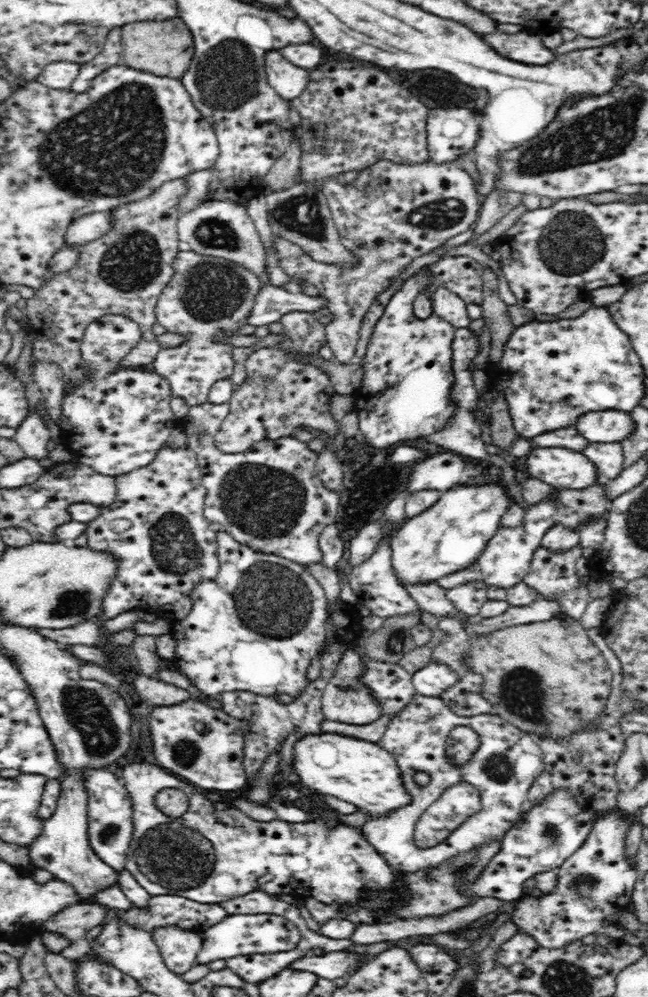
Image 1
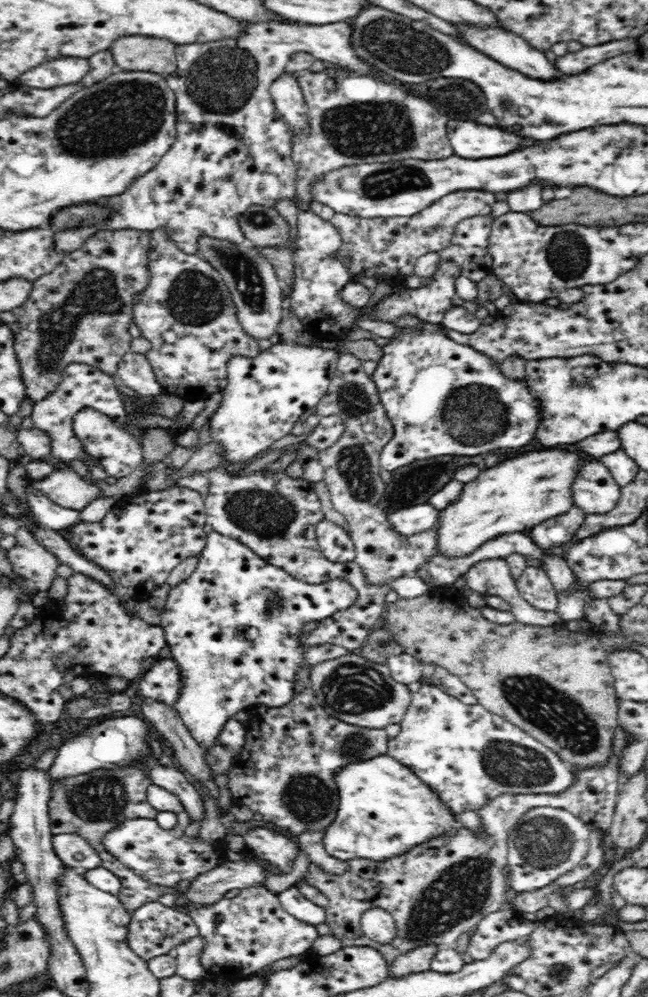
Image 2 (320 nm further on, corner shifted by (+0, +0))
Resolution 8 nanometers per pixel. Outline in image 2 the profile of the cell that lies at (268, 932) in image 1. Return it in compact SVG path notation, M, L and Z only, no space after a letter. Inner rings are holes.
M194 937L180 944L173 951L177 959L176 975L192 981L201 981L205 978L206 970L200 965L199 955L203 950L202 937Z

